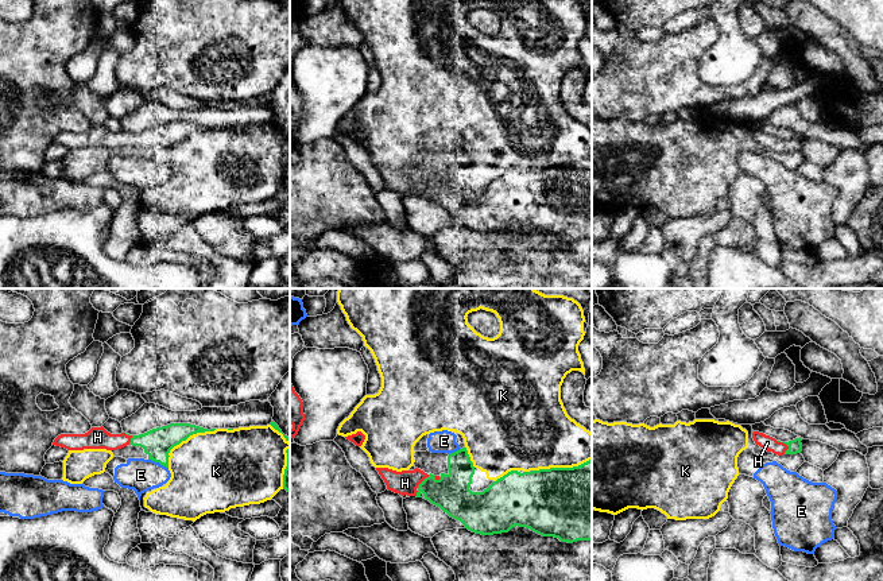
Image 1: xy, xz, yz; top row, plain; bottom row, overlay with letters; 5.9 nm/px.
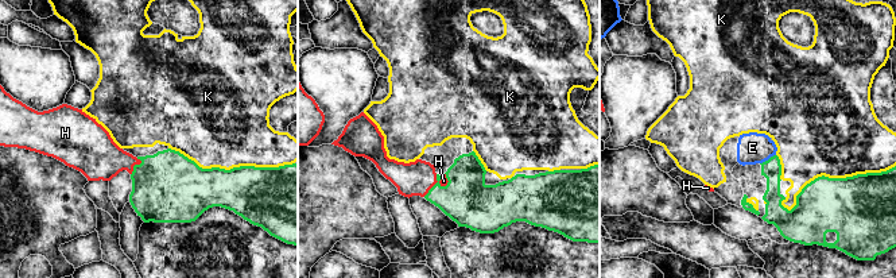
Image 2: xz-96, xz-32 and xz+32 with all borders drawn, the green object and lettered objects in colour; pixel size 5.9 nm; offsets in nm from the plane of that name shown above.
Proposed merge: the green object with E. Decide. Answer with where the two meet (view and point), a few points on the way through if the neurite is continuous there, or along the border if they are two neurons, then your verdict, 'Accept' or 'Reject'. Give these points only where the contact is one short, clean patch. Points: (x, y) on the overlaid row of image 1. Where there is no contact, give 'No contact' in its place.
Touches green at xy (158, 461). Reject

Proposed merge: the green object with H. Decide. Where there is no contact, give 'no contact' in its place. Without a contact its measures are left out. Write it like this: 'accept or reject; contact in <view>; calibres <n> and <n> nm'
accept; contact in xz; calibres 220 and 140 nm

